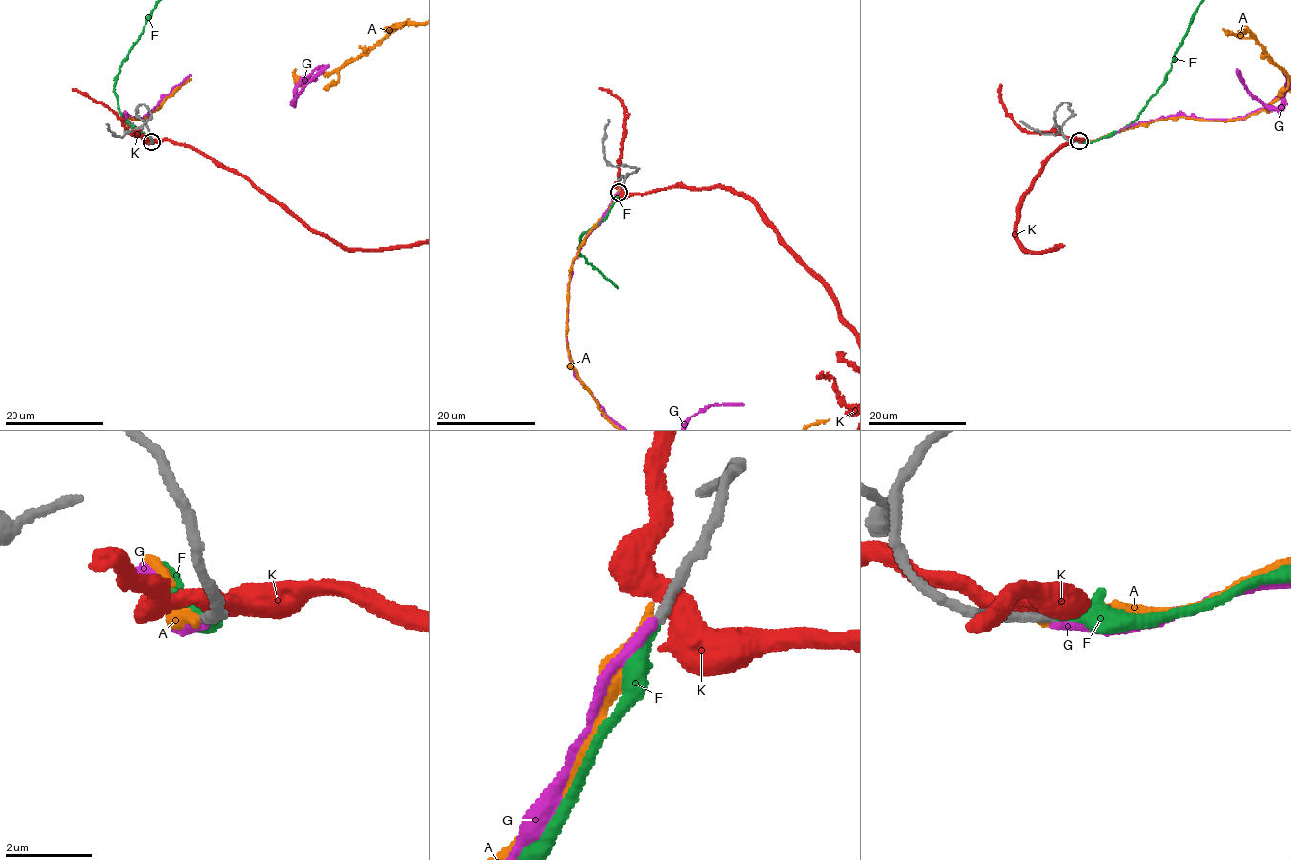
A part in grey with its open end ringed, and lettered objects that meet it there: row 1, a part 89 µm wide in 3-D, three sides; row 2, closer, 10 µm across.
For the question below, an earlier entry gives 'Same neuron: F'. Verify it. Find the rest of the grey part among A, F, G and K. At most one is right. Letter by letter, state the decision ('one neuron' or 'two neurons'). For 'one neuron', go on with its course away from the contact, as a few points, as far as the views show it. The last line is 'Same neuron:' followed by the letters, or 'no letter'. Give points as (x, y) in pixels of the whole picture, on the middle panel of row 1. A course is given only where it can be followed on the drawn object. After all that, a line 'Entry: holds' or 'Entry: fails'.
A: two neurons
F: one neuron
G: two neurons
K: two neurons
Same neuron: F
Entry: holds

